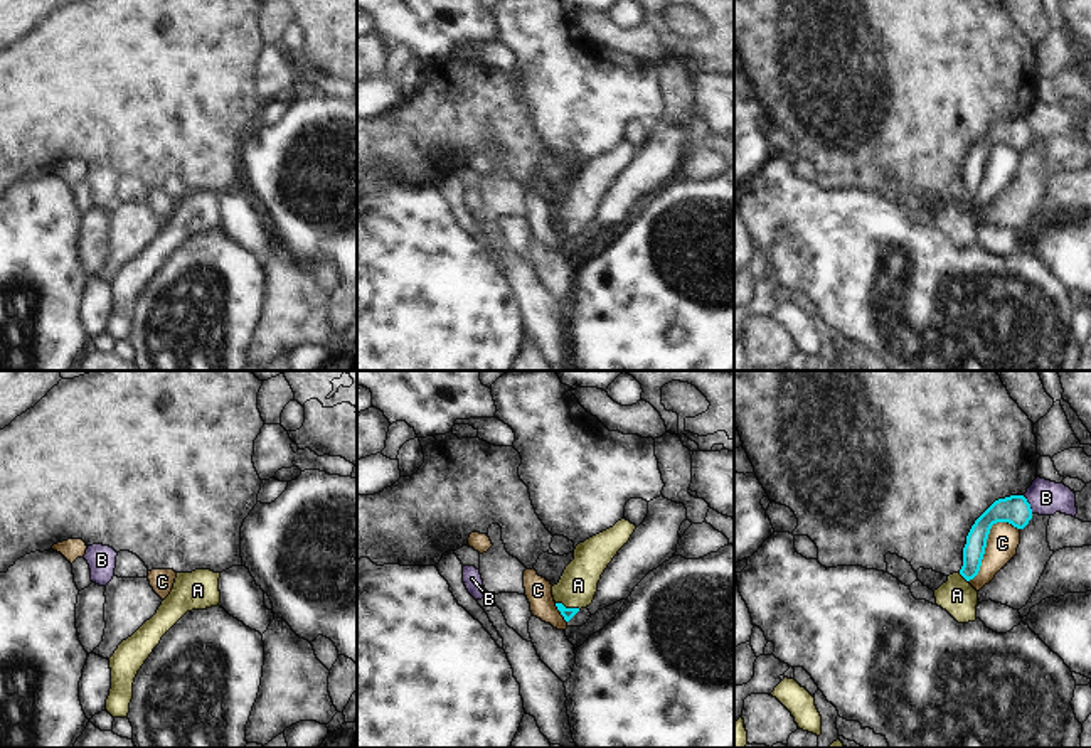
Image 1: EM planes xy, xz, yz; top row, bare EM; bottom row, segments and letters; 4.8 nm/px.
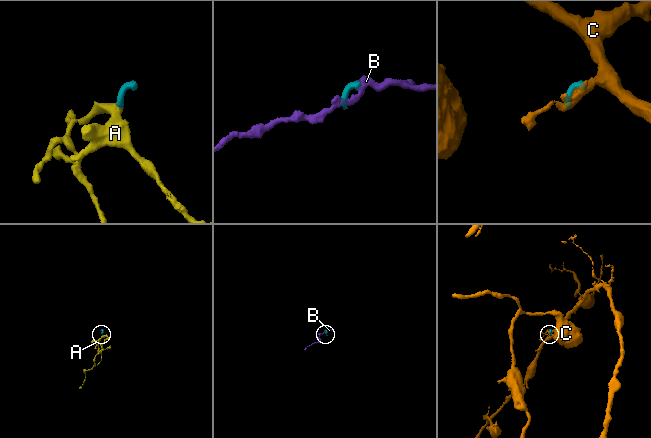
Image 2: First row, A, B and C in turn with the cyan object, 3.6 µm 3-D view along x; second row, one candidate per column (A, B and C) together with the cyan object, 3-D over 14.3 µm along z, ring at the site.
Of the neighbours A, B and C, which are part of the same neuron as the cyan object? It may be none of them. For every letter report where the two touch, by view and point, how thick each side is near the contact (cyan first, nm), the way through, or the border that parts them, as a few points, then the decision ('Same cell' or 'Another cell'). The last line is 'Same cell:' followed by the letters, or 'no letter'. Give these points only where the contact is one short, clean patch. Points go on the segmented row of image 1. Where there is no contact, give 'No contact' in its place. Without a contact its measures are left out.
A: Touches cyan at xz (568, 609). Thickness 60 nm (cyan) against 190 nm. Path across: xz (568, 614), (568, 609), (569, 595), (578, 585). Same cell
B: Touches cyan at yz (1029, 504). Thickness 140 nm (cyan) against 170 nm. Boundary: yz (1022, 496), (1032, 512). Another cell
C: Touches cyan at yz (985, 541). Thickness 140 nm (cyan) against 150 nm. Another cell
Same cell: A

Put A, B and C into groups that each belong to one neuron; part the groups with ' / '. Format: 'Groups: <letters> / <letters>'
Groups: A / B / C

